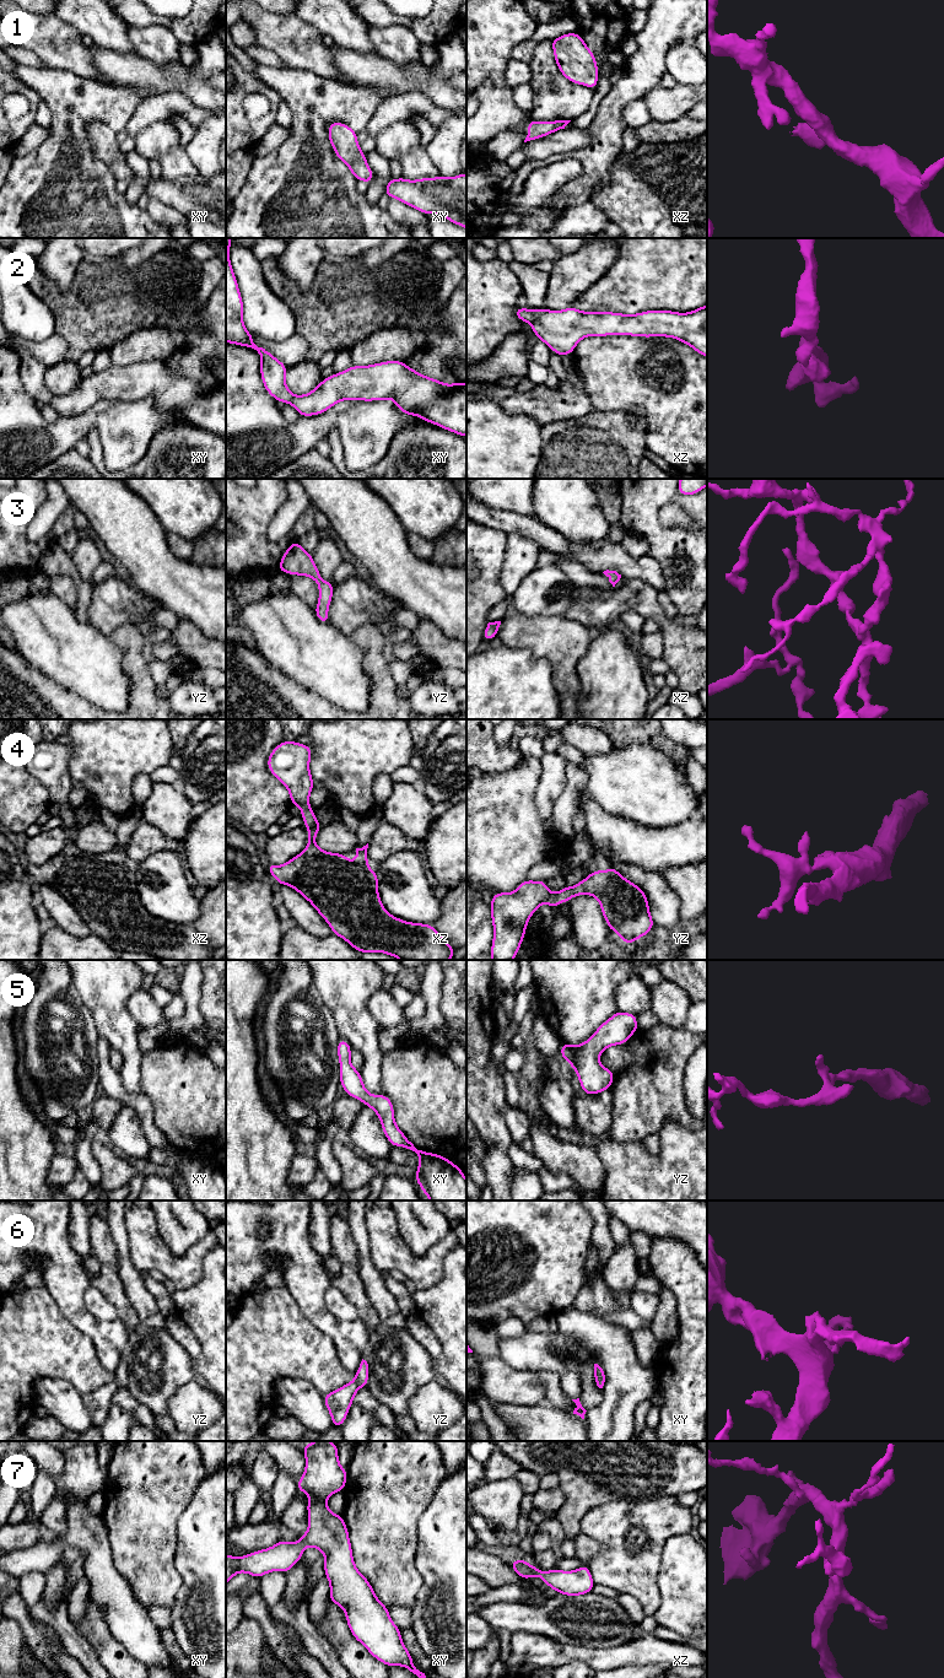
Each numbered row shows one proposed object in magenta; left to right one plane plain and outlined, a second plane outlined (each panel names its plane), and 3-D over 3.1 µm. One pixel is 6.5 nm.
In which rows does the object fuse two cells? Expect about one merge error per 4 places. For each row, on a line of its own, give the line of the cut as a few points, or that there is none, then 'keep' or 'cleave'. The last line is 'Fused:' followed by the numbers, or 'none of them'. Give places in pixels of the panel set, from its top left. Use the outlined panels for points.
1: no cut; keep
2: no cut; keep
3: no cut; keep
4: no cut; keep
5: no cut; keep
6: no cut; keep
7: no cut; keep
Fused: none of them

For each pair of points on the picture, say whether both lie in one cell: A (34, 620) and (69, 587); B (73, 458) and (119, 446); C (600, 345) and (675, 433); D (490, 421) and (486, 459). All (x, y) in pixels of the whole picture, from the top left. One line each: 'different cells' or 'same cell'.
A: different cells
B: different cells
C: same cell
D: same cell

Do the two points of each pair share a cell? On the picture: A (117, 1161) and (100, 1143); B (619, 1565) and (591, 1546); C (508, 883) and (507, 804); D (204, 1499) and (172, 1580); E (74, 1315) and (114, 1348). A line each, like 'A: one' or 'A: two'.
A: one
B: two
C: one
D: two
E: one

